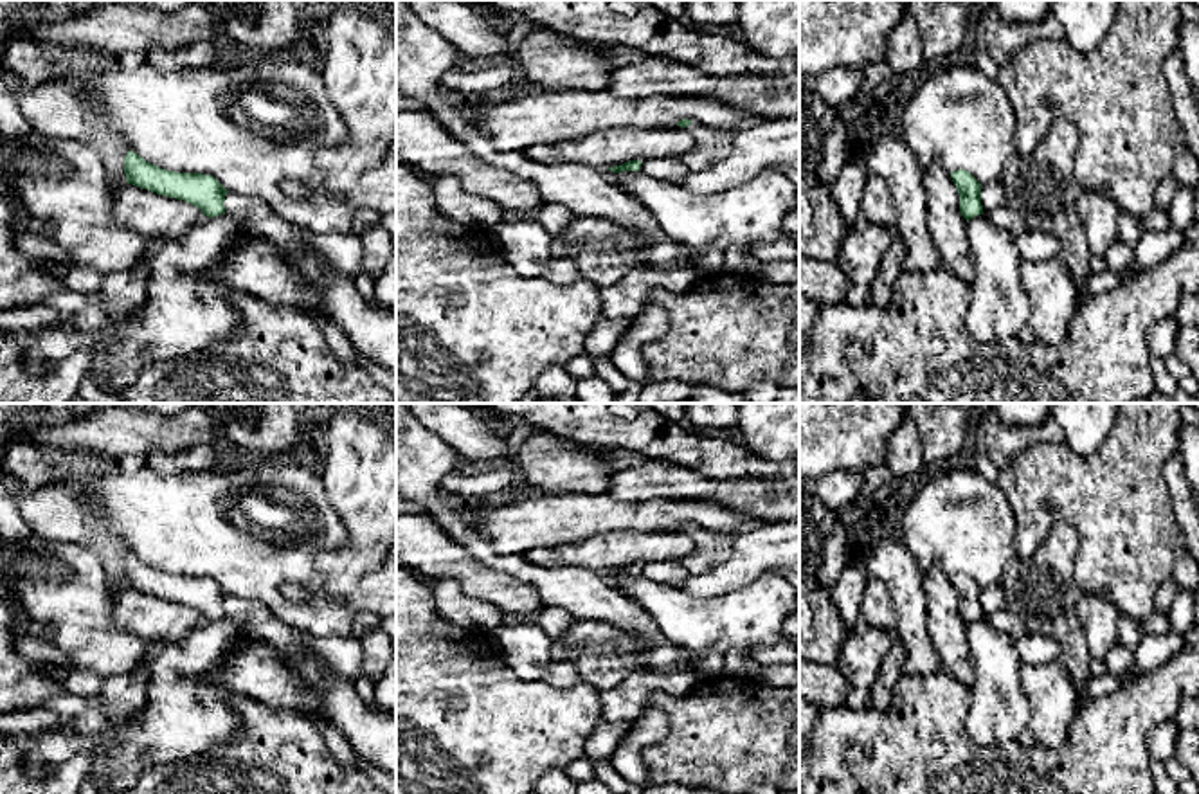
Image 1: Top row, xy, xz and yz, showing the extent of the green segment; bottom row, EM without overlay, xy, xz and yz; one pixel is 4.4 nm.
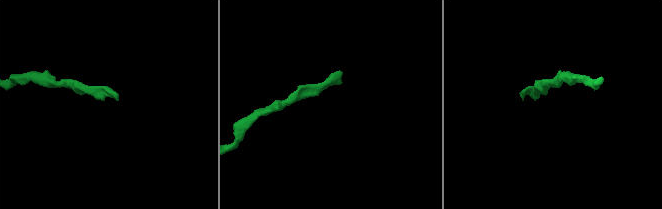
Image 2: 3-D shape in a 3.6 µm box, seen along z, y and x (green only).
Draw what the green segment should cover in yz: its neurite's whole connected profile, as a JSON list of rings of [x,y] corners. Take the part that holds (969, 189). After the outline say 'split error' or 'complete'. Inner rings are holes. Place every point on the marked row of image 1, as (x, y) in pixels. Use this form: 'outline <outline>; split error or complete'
outline [[[965,169],[951,173],[951,178],[960,194],[960,212],[969,221],[978,214],[983,214],[981,205],[981,184]]]; complete

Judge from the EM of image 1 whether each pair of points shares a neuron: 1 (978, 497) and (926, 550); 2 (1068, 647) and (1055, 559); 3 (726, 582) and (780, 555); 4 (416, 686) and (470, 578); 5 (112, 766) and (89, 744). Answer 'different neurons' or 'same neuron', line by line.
1: same neuron
2: same neuron
3: same neuron
4: different neurons
5: same neuron

